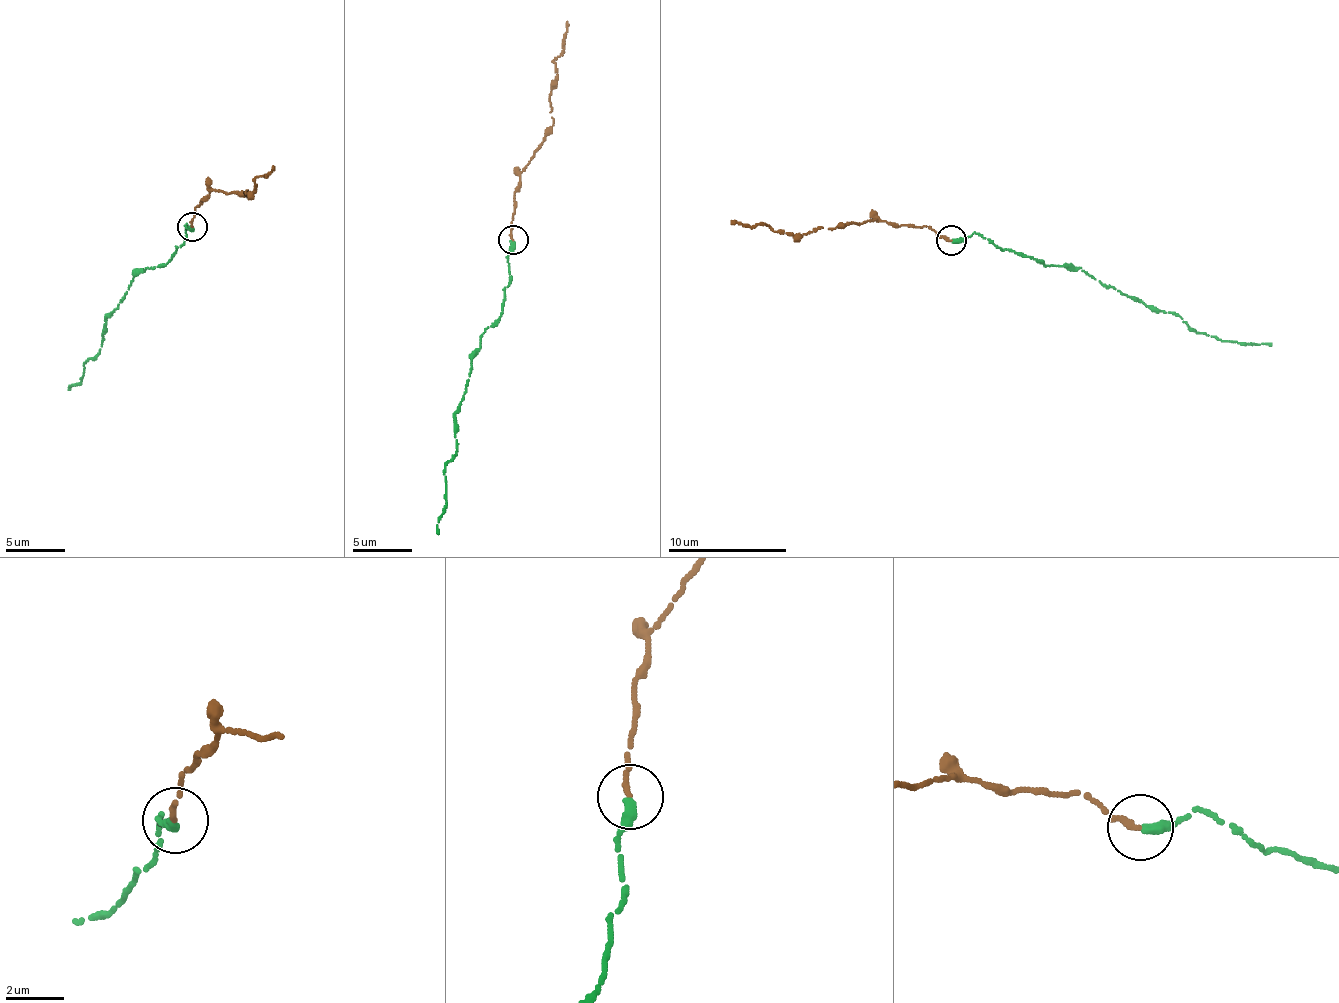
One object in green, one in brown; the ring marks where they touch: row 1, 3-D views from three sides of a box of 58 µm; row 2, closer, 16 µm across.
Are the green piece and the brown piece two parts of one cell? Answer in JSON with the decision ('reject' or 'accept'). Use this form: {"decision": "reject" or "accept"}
{"decision": "accept"}

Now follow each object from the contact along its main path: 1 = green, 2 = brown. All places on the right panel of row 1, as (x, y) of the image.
1: (953, 239), (980, 233), (1000, 248), (1081, 269), (1156, 309), (1180, 314), (1196, 333), (1240, 344), (1272, 344)
2: (950, 239), (930, 227), (877, 220), (834, 229), (819, 226), (798, 234), (732, 221)

